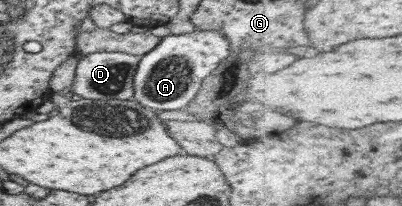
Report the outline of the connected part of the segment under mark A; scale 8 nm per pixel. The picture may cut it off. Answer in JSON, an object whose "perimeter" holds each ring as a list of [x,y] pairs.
{"perimeter":[[[195,29],[190,33],[166,35],[140,57],[133,74],[132,99],[155,111],[184,109],[196,94],[200,82],[231,50],[228,39],[218,30]]]}

